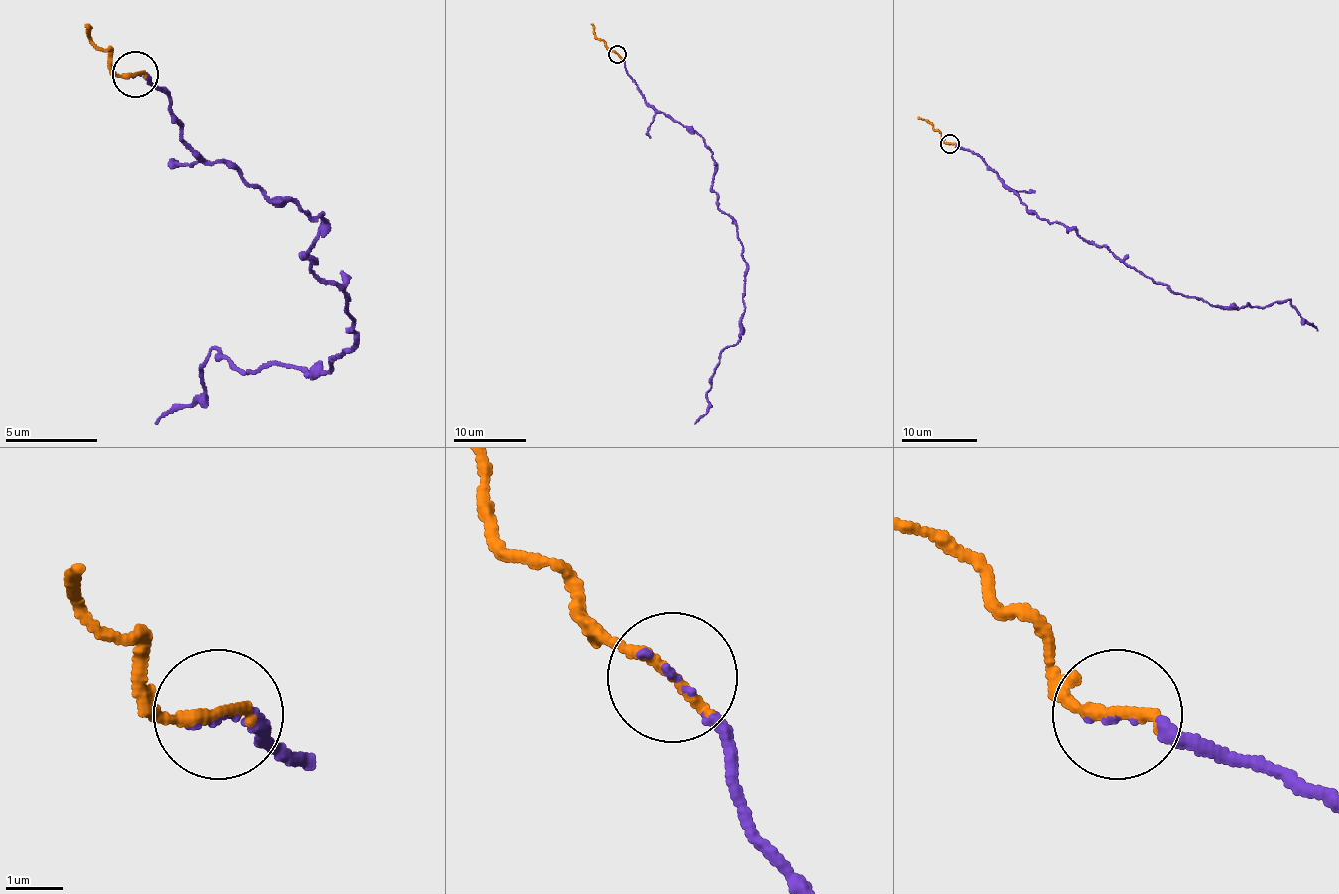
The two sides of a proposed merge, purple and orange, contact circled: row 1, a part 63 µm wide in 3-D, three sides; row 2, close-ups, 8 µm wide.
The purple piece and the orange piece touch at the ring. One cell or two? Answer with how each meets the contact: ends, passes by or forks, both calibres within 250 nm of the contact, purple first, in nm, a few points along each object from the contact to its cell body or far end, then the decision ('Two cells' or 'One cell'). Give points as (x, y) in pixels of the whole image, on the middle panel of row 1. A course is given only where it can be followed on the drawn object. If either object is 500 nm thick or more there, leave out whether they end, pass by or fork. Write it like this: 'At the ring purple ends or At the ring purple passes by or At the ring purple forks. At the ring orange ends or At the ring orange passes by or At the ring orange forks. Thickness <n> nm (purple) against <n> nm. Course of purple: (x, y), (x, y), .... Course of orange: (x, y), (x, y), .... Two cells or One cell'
At the ring purple ends. At the ring orange ends. Thickness 70 nm (purple) against 260 nm. Course of purple: (618, 54), (657, 112), (711, 152), (717, 206), (746, 264), (740, 339), (721, 352), (710, 407), (693, 423). Course of orange: (618, 54), (596, 37), (591, 24). One cell

